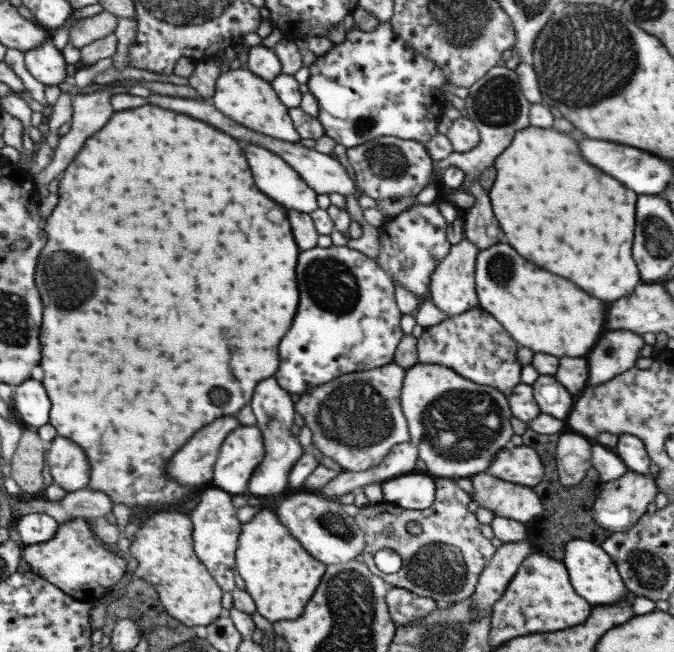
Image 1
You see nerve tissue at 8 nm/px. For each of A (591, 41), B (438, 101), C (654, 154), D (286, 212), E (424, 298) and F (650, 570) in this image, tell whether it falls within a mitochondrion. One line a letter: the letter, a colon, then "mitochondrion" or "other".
A: mitochondrion
B: other
C: other
D: other
E: other
F: mitochondrion

